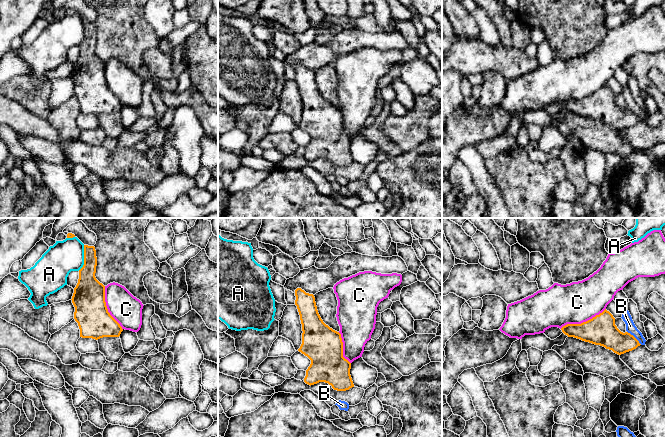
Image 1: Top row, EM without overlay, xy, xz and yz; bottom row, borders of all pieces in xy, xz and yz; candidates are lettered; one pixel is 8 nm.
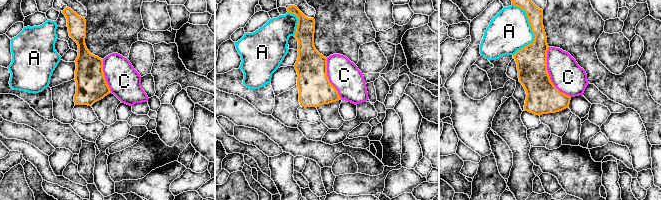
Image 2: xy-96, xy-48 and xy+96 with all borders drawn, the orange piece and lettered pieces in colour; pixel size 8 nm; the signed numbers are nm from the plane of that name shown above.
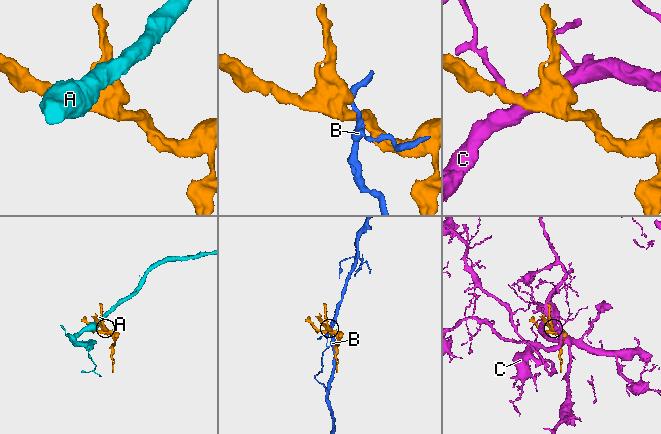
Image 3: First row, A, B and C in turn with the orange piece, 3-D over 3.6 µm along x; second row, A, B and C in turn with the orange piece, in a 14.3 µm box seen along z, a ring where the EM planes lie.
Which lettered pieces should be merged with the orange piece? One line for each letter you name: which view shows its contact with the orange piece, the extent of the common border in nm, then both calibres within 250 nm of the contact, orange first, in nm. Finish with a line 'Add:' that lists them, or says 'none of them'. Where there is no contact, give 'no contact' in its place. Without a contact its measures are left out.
Add: none of them

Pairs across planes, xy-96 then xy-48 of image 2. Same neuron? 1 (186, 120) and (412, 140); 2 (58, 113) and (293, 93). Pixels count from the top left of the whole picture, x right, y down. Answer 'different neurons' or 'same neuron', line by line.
1: same neuron
2: same neuron

